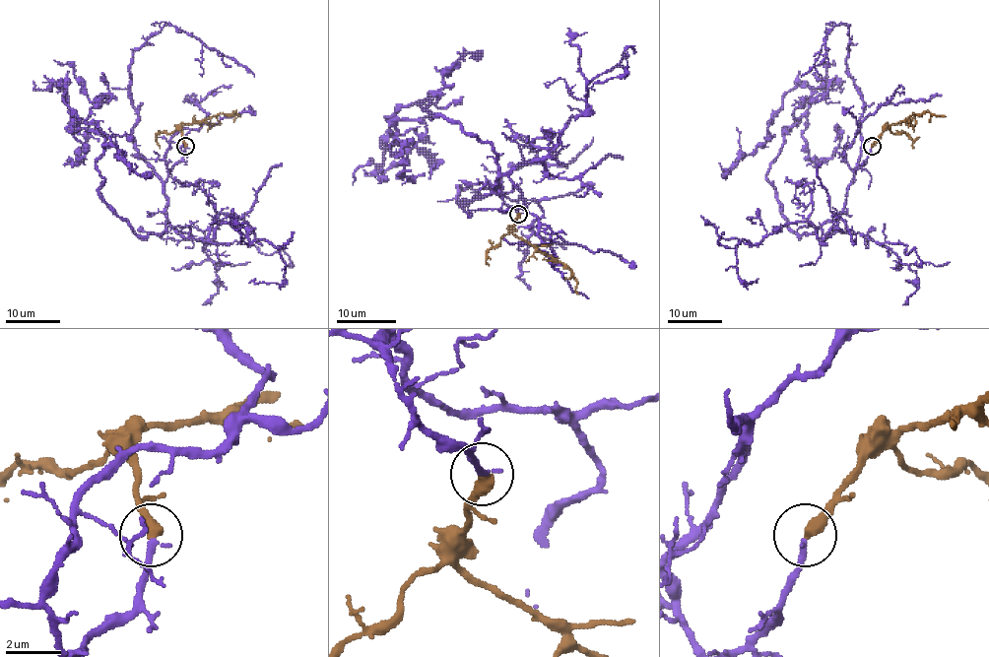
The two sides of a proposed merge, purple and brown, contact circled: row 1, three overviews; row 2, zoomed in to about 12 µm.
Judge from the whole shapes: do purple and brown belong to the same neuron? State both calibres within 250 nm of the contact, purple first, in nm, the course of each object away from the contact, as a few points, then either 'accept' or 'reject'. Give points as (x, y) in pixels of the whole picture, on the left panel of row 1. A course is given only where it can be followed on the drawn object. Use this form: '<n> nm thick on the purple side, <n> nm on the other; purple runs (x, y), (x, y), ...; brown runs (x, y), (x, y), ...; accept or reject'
240 nm thick on the purple side, 440 nm on the other; purple runs (185, 147), (166, 228), (139, 235), (98, 190), (104, 138), (74, 129), (59, 88), (153, 175); brown runs (185, 145), (180, 130), (182, 124), (201, 123), (209, 116), (233, 112), (240, 116); accept

